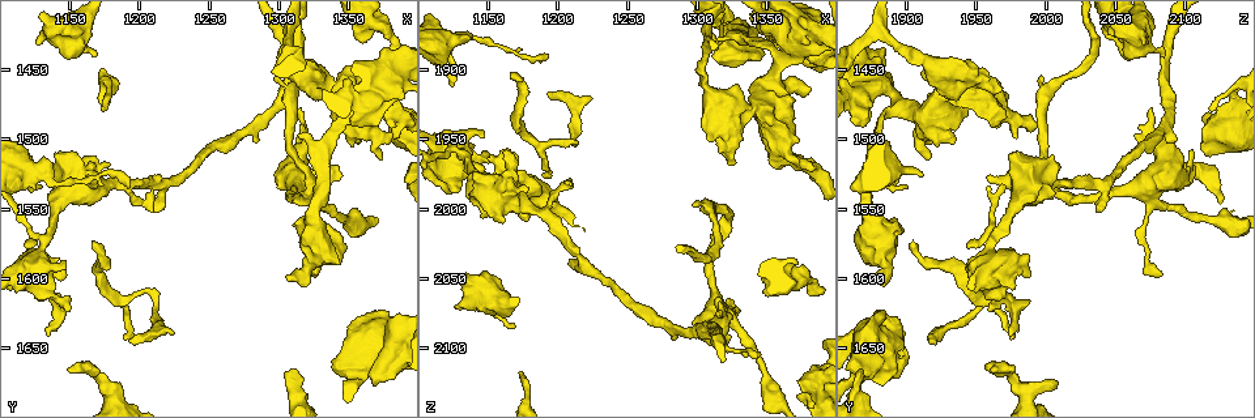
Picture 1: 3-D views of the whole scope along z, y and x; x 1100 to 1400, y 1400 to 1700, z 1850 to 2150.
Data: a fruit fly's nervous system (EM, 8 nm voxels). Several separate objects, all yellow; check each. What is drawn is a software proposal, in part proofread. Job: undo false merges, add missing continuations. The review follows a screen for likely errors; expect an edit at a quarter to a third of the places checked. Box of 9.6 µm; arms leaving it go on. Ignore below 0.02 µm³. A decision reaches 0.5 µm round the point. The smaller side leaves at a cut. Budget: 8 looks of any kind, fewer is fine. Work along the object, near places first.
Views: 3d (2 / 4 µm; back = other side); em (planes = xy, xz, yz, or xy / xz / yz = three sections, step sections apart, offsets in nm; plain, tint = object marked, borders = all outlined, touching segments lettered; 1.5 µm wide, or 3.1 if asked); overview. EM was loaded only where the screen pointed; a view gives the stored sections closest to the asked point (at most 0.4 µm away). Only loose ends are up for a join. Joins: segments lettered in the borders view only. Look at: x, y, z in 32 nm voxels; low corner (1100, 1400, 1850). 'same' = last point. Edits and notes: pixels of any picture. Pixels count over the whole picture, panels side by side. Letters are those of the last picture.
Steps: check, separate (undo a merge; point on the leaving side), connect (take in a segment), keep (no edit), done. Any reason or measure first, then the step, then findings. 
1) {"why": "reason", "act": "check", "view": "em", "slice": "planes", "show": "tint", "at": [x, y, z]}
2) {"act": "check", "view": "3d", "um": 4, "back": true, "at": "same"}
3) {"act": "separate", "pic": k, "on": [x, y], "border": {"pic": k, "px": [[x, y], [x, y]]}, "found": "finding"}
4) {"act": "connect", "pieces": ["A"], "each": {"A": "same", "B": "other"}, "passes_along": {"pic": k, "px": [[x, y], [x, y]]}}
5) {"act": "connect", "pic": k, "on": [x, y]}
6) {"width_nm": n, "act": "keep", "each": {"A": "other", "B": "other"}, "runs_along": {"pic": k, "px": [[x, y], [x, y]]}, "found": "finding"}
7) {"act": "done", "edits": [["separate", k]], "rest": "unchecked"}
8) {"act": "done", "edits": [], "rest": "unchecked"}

{"why": "tapers out", "act": "check", "view": "em", "slice": "planes", "show": "borders", "at": [1130, 1532, 1900]}

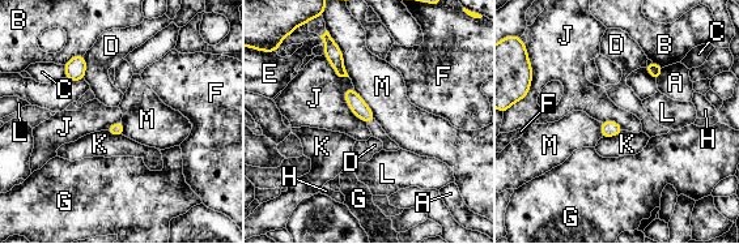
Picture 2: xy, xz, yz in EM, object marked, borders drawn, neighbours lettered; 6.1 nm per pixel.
{"act": "keep", "each": {"A": "other", "B": "other", "C": "other", "D": "other", "E": "other", "F": "other", "G": "other", "H": "other", "J": "other", "K": "other", "L": "other", "M": "other"}, "border": {"pic": 2, "px": [[334, 39], [349, 76]]}, "found": "no lettered segment goes on from it"}

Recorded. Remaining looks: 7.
{"why": "abrupt turn", "act": "check", "view": "em", "slice": "planes", "show": "tint", "at": [1128, 1582, 1962]}

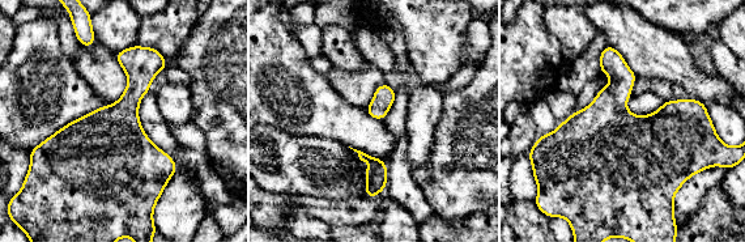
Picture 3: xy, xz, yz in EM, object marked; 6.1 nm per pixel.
{"act": "check", "view": "em", "slice": "planes", "show": "borders", "at": "same"}

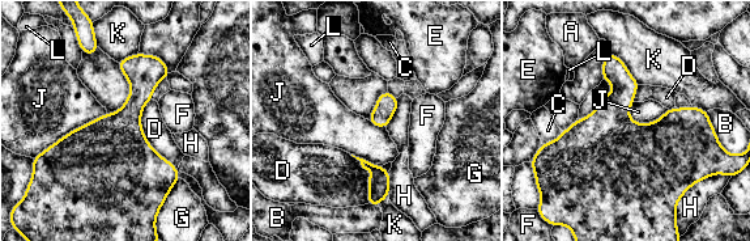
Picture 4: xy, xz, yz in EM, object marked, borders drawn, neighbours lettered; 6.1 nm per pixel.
{"act": "keep", "each": {"A": "other", "B": "other", "C": "other", "D": "other", "E": "other", "F": "other", "G": "other", "H": "other", "J": "other", "K": "other", "L": "other"}, "found": "continuous, no second cell"}

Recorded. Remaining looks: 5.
{"why": "branch stops here", "act": "check", "view": "em", "slice": "planes", "show": "borders", "at": [1166, 1574, 1906]}

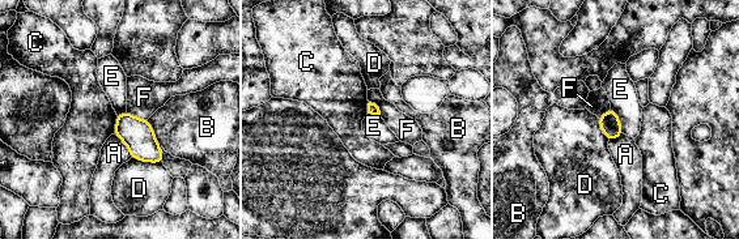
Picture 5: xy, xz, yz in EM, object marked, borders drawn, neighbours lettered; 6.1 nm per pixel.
{"act": "connect", "pieces": ["F"], "each": {"A": "other", "B": "other", "C": "other", "D": "other", "E": "other", "F": "same"}, "found": "it goes on there"}

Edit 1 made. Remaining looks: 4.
{"act": "done", "edits": [["connect", 5]], "rest": "unchecked"}

